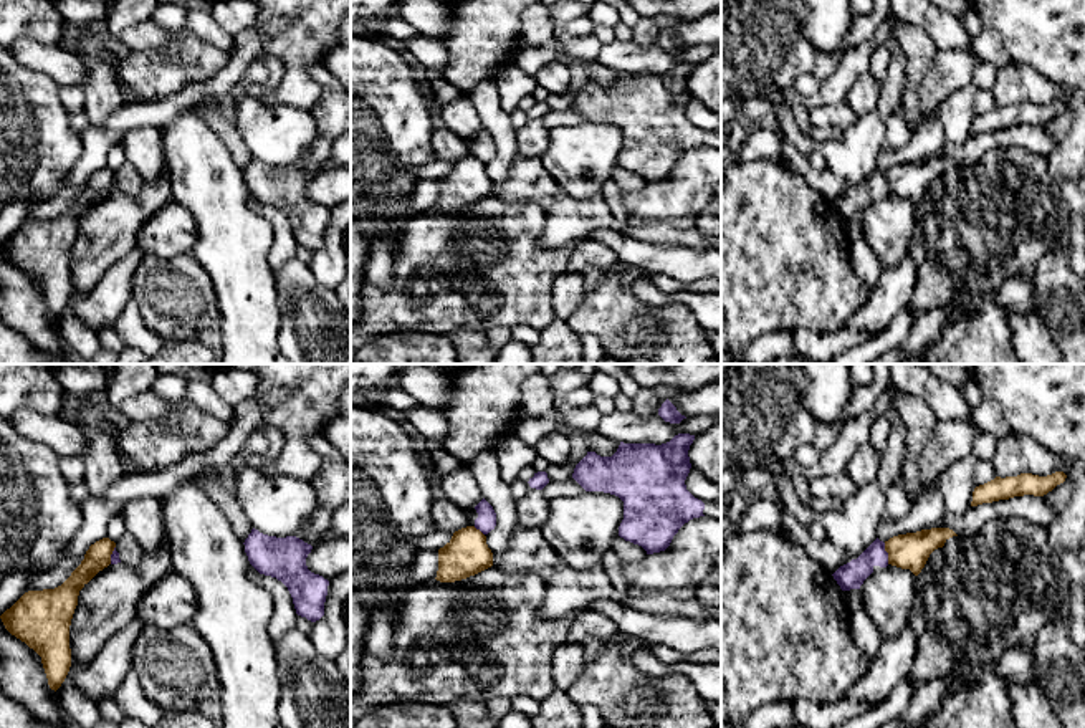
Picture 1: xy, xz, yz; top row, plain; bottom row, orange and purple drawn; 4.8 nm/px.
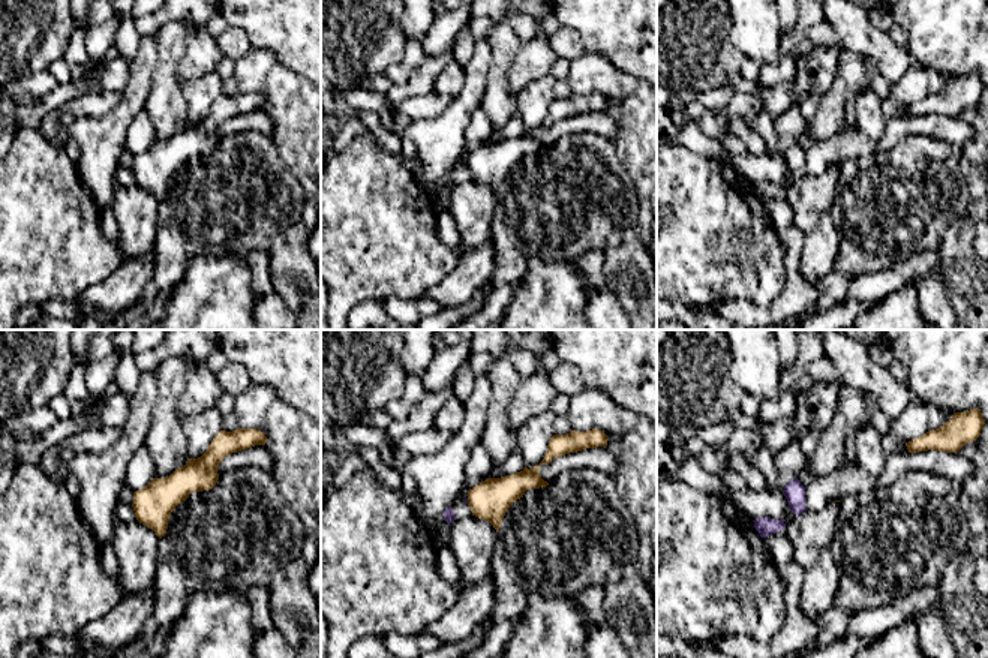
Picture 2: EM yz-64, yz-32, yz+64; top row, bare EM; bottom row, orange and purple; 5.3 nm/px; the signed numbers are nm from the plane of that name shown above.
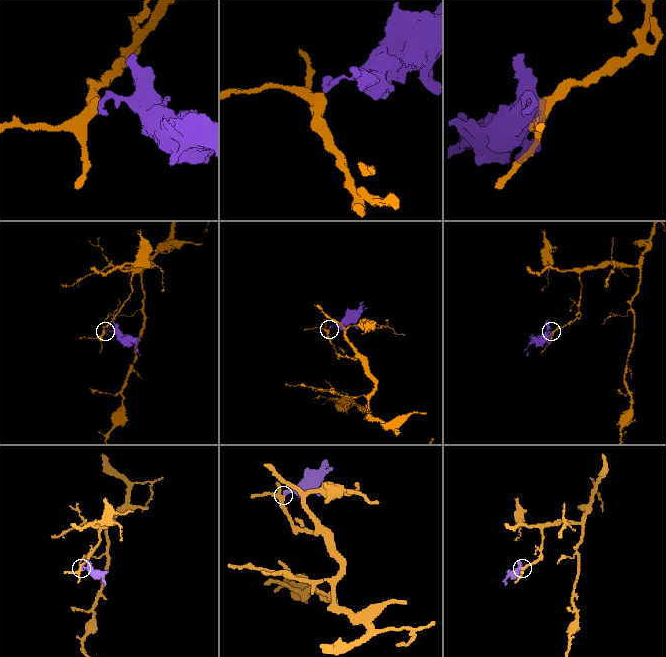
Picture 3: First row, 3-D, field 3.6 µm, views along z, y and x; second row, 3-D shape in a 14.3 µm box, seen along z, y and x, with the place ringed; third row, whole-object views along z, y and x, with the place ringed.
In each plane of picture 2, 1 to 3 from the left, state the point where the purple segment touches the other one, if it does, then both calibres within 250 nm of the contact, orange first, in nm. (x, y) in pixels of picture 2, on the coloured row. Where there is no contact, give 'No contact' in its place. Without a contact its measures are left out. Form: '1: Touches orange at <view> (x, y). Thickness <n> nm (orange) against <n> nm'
1: No contact
2: Touches orange at yz-32 (468, 501). Thickness 220 nm (orange) against 20 nm
3: No contact

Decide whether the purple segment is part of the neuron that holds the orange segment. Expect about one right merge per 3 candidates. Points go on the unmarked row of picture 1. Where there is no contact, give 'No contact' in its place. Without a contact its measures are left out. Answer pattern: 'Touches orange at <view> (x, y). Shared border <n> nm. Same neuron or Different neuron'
Touches orange at yz (889, 182). Shared border 110 nm. Different neuron

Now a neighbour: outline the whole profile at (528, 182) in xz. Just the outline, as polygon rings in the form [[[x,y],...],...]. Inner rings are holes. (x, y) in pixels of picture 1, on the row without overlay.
[[[516,157],[503,184],[493,184],[493,195],[506,204],[538,204],[547,207],[564,195],[559,184],[538,157]]]

